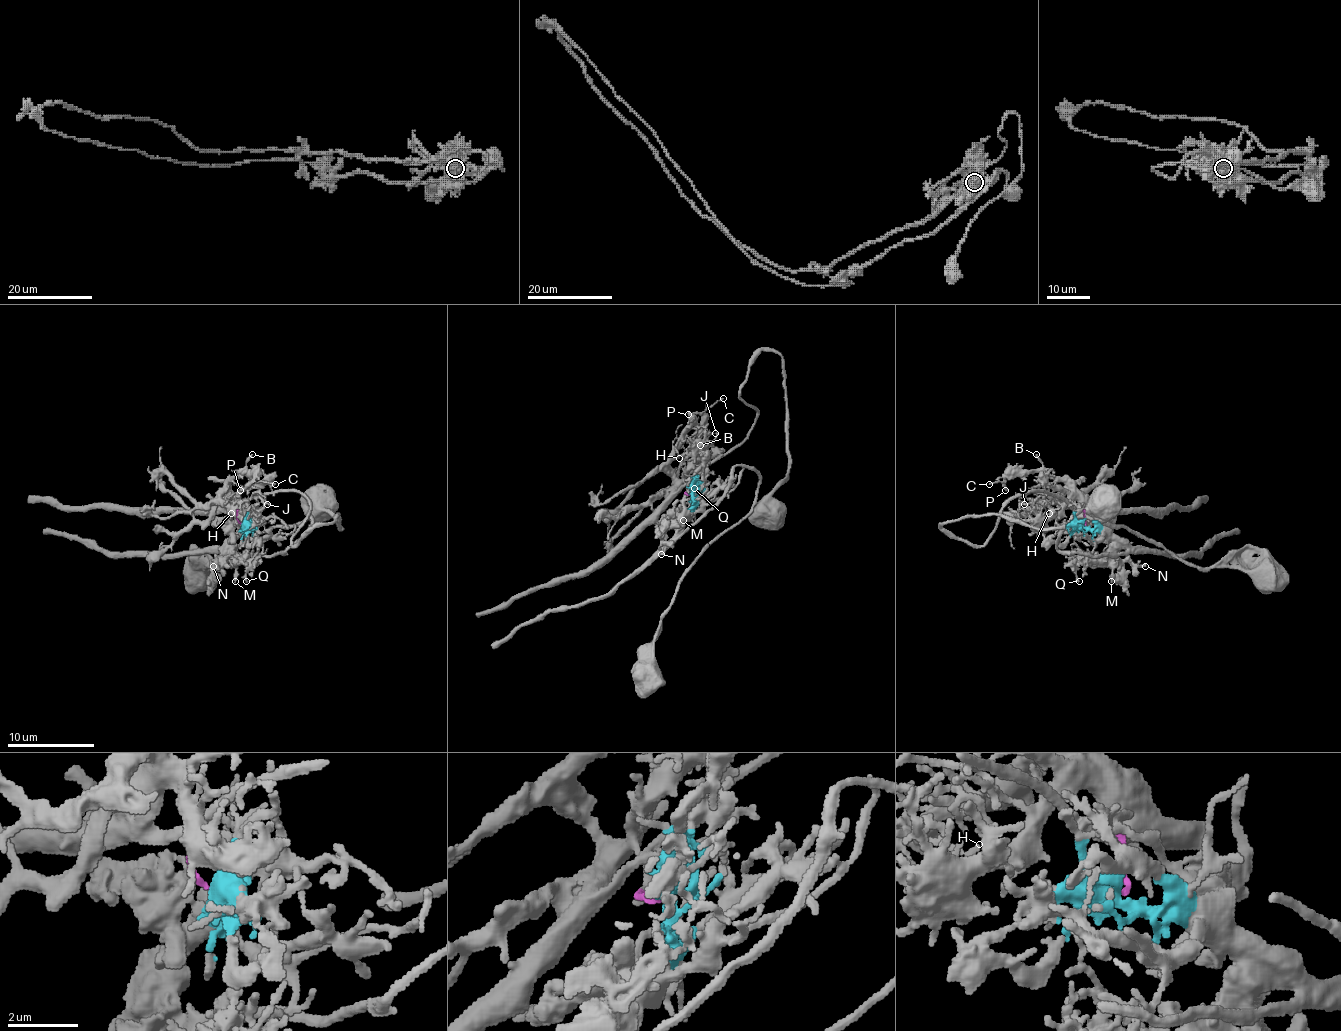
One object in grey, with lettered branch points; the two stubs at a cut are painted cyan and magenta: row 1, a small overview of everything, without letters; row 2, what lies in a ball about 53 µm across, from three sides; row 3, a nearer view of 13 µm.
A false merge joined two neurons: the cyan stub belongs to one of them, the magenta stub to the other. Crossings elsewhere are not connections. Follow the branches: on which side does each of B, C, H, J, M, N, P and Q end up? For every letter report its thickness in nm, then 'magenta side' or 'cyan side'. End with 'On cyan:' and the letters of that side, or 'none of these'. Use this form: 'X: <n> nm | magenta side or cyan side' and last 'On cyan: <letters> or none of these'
B: 190 nm | magenta side
C: 130 nm | magenta side
H: 170 nm | magenta side
J: 150 nm | magenta side
M: 280 nm | cyan side
N: 200 nm | cyan side
P: 150 nm | magenta side
Q: 180 nm | cyan side
On cyan: M, N, Q

